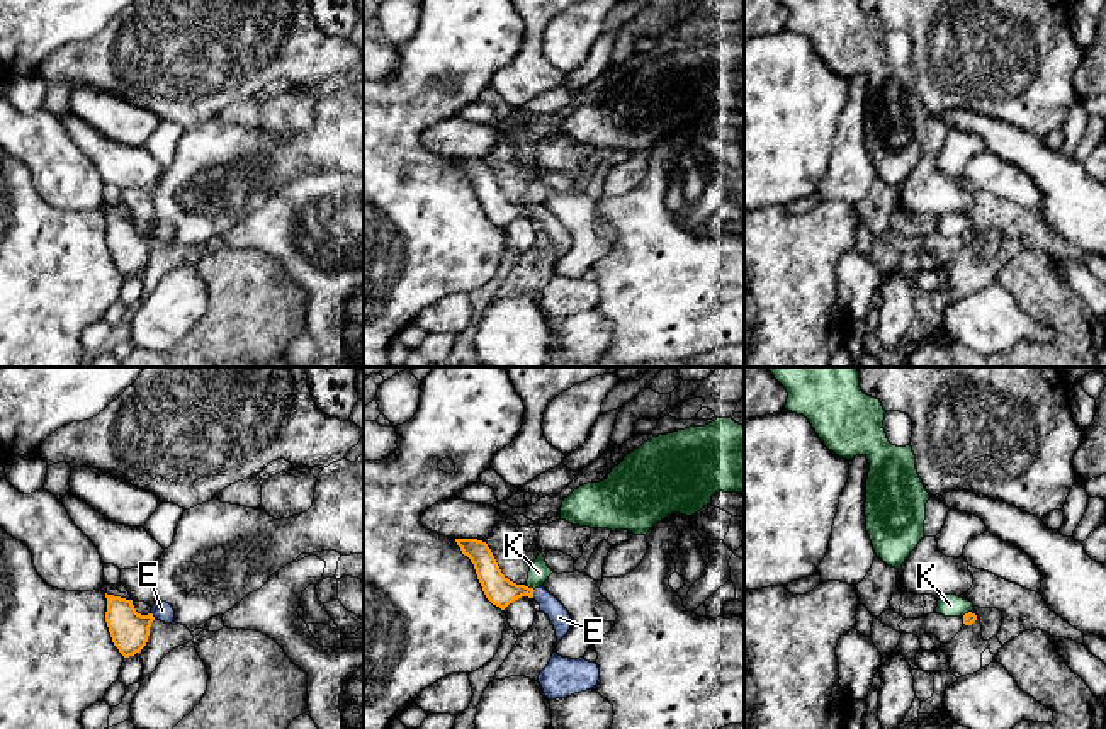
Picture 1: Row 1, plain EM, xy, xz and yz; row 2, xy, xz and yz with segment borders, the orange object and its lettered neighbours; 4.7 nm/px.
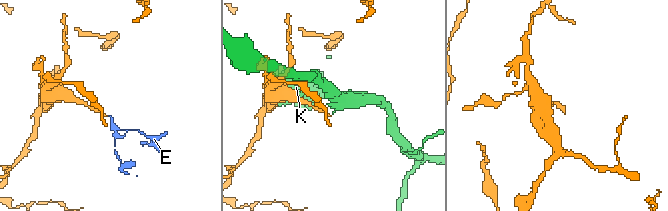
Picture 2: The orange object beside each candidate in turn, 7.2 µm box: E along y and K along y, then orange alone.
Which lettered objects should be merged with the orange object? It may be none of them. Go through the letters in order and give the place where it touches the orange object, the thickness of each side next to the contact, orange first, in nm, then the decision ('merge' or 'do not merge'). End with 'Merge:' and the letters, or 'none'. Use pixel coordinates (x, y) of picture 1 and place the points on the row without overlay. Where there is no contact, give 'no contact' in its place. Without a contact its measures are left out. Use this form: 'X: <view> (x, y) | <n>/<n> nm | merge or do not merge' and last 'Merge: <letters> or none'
E: xz (532, 213) | 140/90 nm | merge
K: xz (527, 206) | 140/100 nm | do not merge
Merge: E

